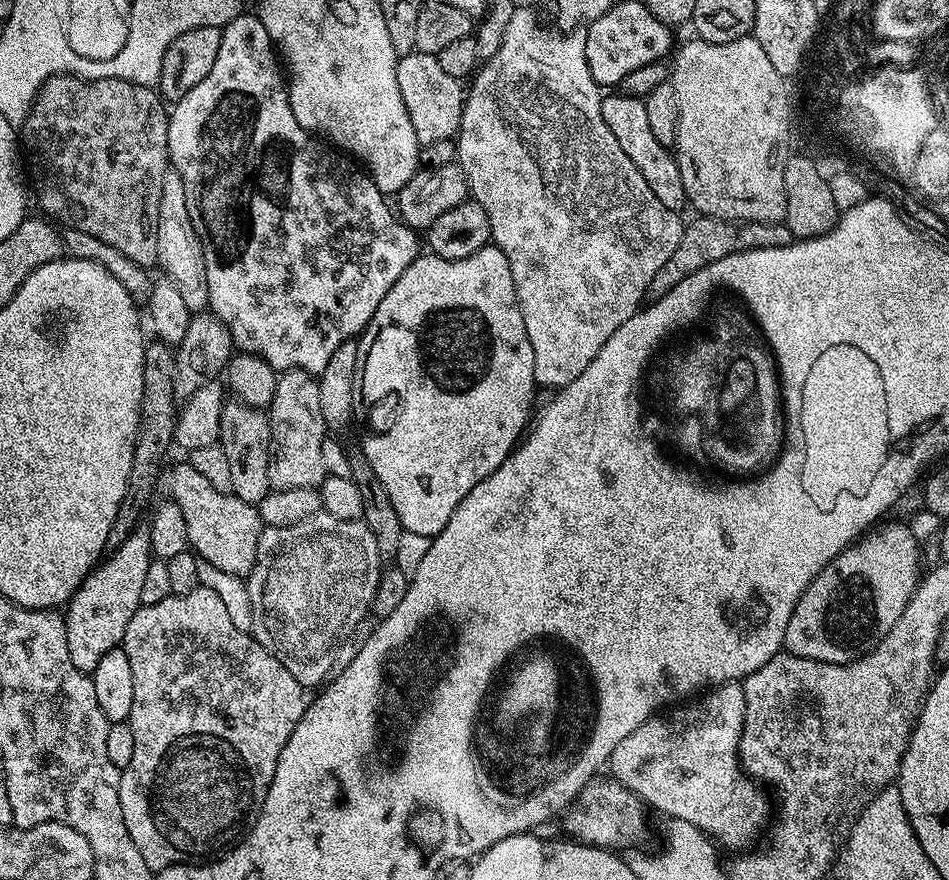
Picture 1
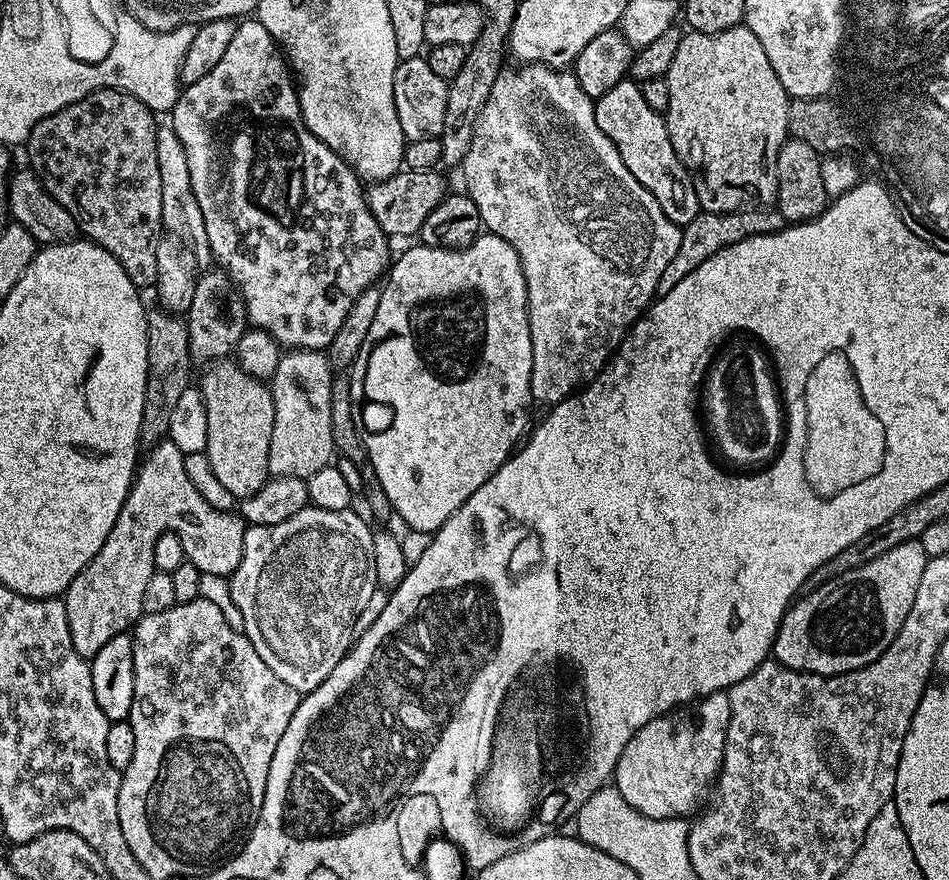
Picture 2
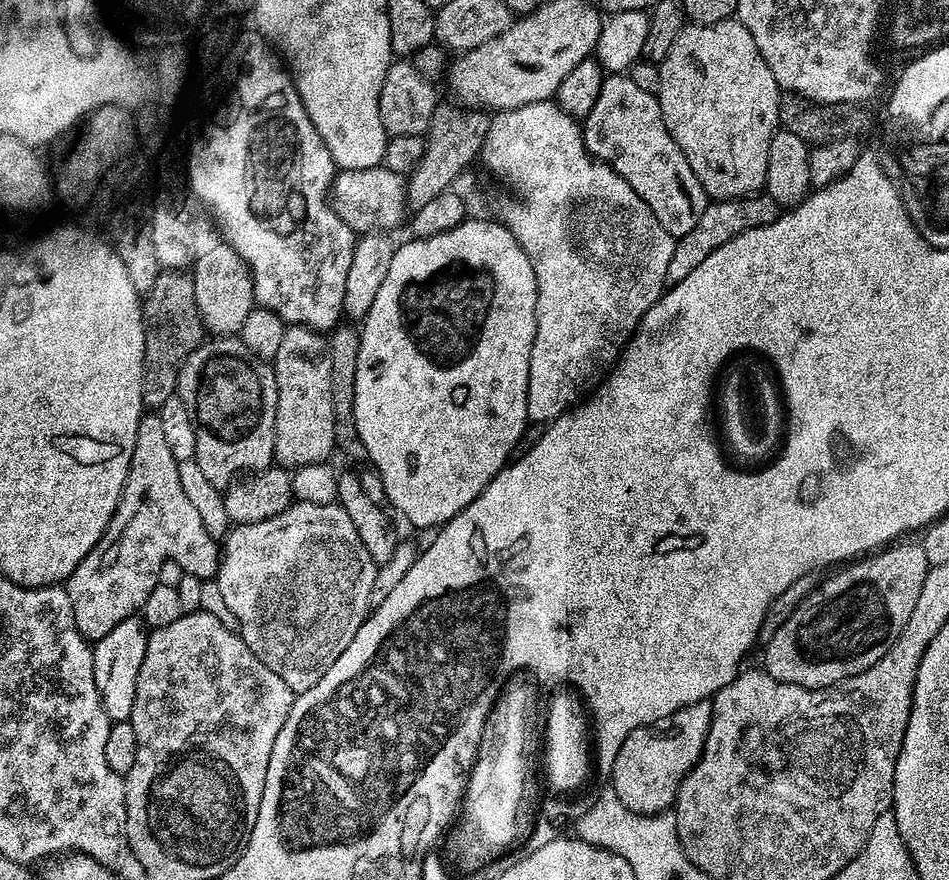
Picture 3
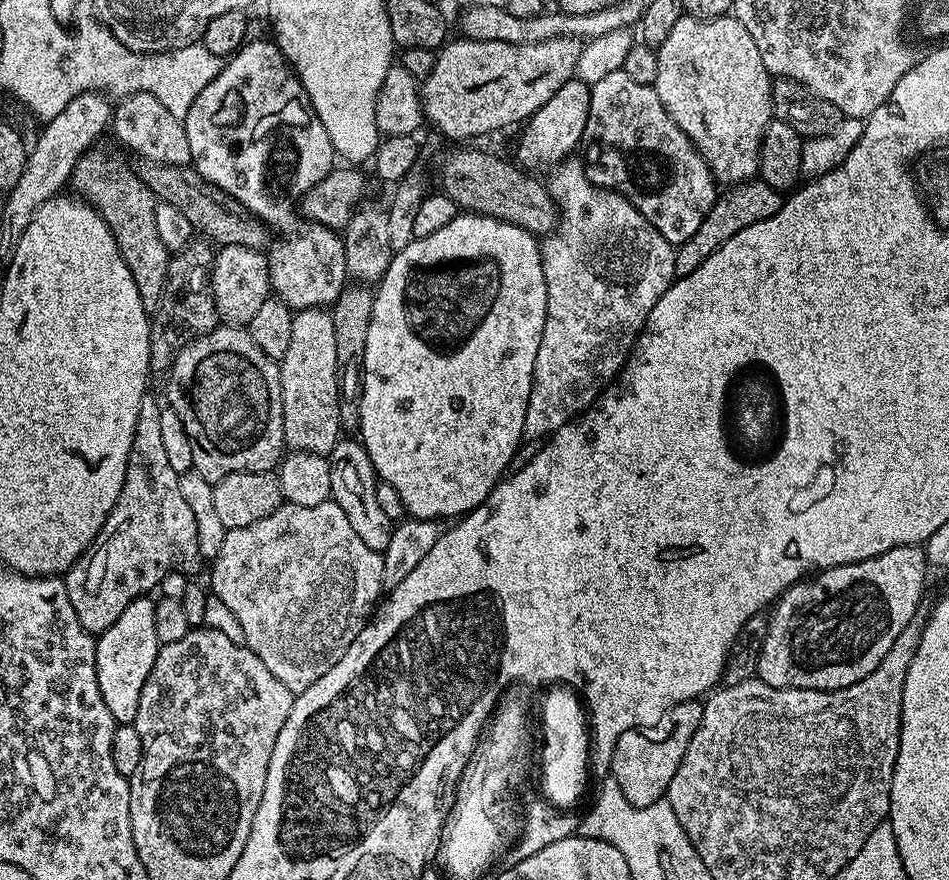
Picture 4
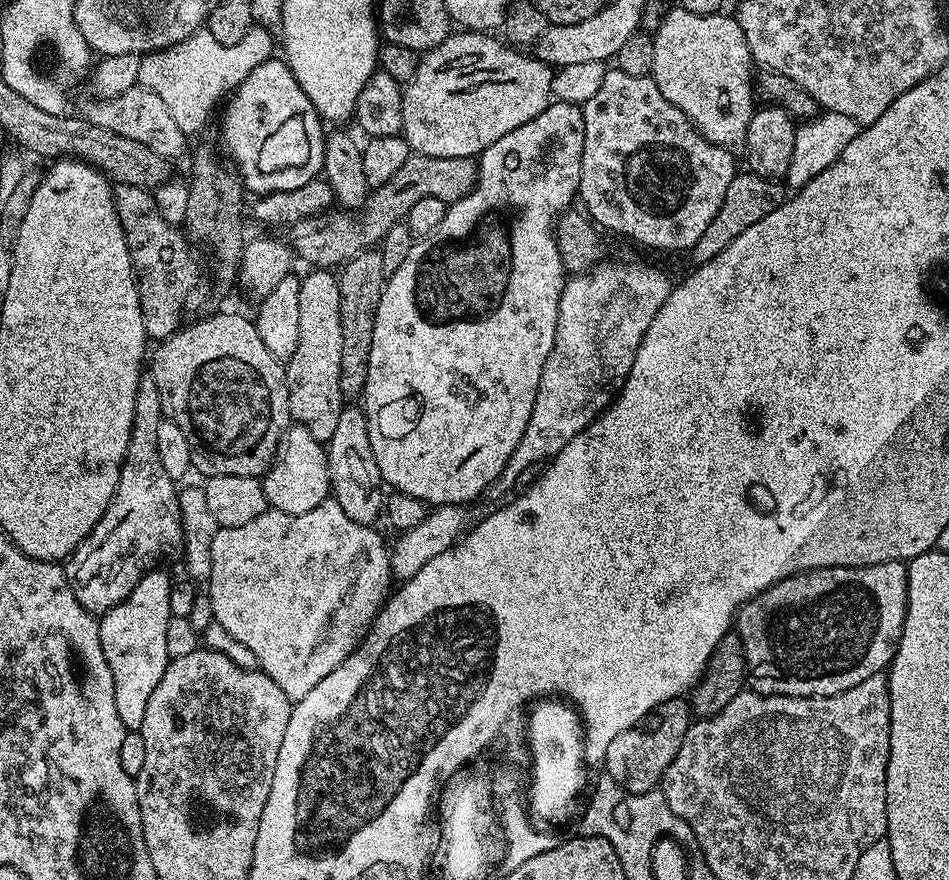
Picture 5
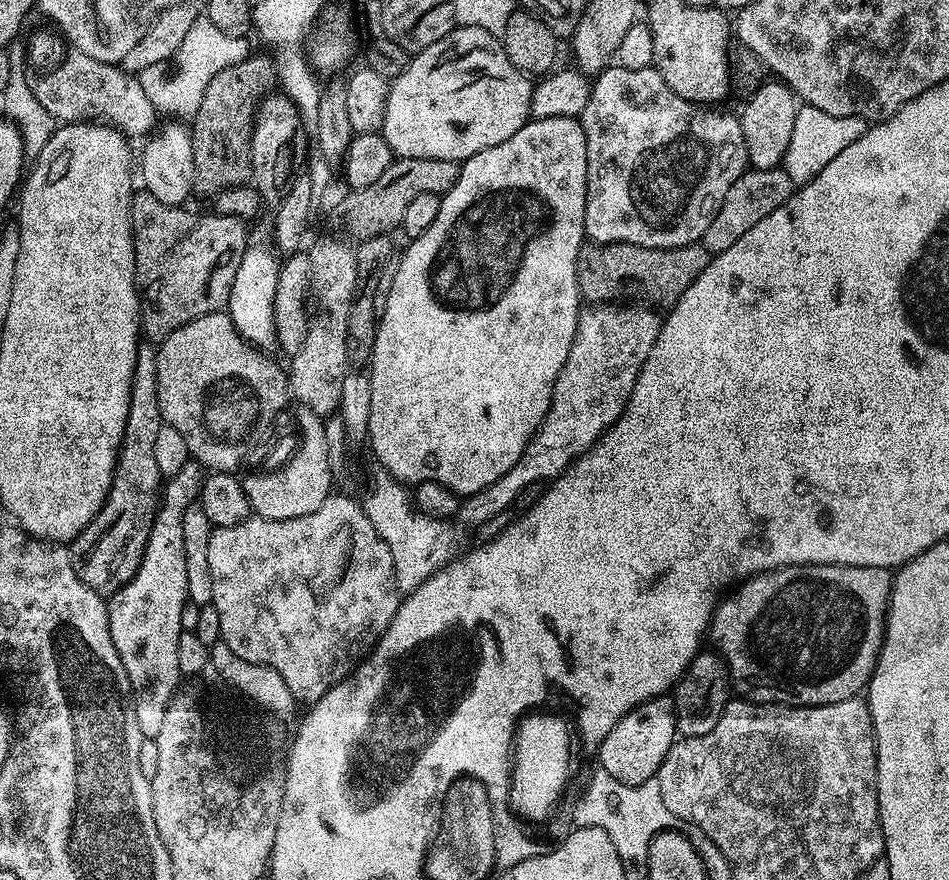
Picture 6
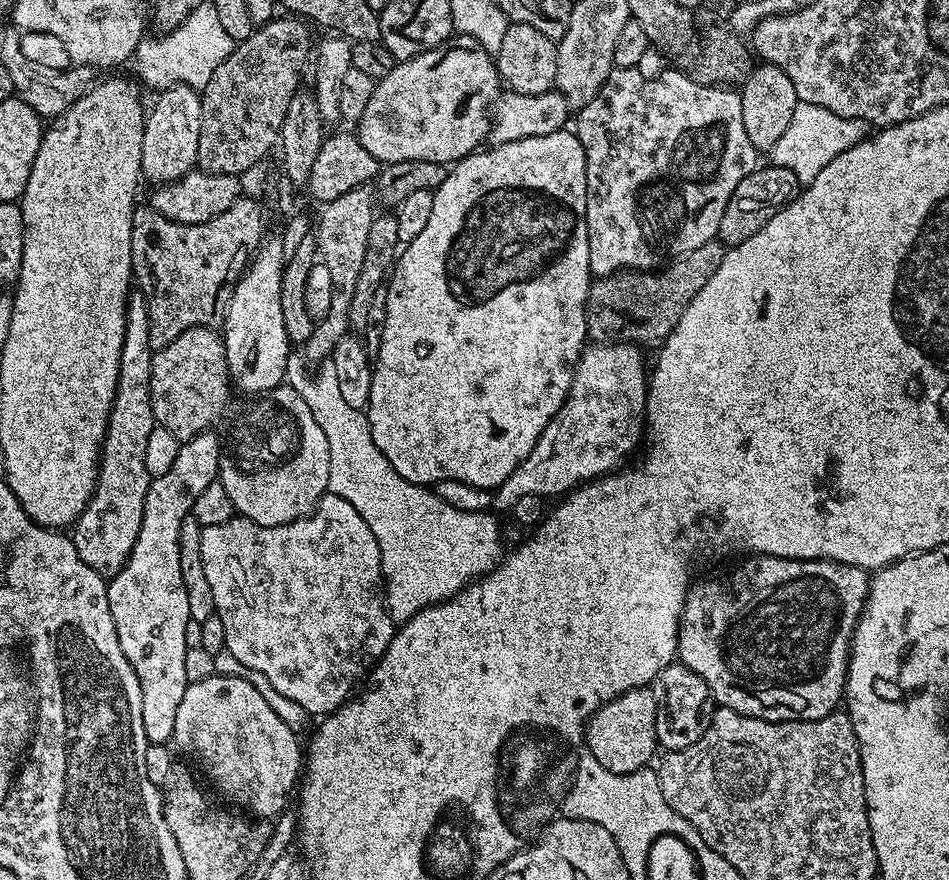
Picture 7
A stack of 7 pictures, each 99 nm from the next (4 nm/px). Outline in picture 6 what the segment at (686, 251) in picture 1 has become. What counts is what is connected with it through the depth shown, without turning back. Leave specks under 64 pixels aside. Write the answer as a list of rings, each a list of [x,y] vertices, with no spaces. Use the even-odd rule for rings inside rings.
[[[783,167],[770,170],[758,170],[757,168],[745,170],[738,178],[738,182],[730,186],[718,214],[714,214],[714,222],[706,226],[702,241],[705,250],[710,254],[730,250],[730,246],[734,246],[734,242],[738,242],[738,238],[742,238],[746,230],[754,230],[754,226],[758,226],[758,222],[762,222],[766,214],[774,214],[774,210],[778,210],[782,202],[789,200],[793,191],[794,185],[790,174],[786,174]]]

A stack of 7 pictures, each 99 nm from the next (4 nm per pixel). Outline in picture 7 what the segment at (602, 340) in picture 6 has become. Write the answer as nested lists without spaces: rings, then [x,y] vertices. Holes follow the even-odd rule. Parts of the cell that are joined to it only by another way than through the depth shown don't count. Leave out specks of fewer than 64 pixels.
[[[596,342],[591,346],[585,347],[584,352],[580,356],[580,361],[576,364],[576,373],[570,382],[570,390],[566,394],[566,402],[562,402],[558,414],[554,414],[554,418],[550,418],[550,422],[546,426],[546,430],[542,430],[542,434],[538,438],[534,450],[530,450],[530,454],[520,463],[518,470],[514,470],[514,474],[510,474],[510,478],[506,478],[506,482],[502,482],[499,488],[495,489],[492,497],[492,508],[495,509],[497,513],[511,513],[516,503],[521,501],[521,499],[527,495],[540,495],[545,498],[551,498],[551,496],[556,496],[555,498],[563,497],[565,494],[571,492],[573,488],[579,488],[581,484],[590,480],[595,480],[597,476],[606,476],[615,473],[617,469],[627,461],[624,459],[626,459],[636,447],[636,451],[641,447],[642,441],[646,436],[649,378],[649,373],[646,371],[646,364],[644,368],[643,354],[645,355],[645,353],[635,344],[600,344]]]

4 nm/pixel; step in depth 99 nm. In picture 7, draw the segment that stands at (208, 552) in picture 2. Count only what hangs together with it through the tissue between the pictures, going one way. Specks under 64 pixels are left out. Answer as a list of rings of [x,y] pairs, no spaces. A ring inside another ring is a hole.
[[[136,290],[128,297],[118,386],[100,449],[100,473],[96,479],[96,489],[70,532],[78,558],[82,558],[90,570],[105,578],[117,576],[122,566],[126,566],[130,550],[134,550],[138,530],[142,530],[142,510],[146,506],[146,490],[150,483],[146,470],[146,438],[150,438],[158,426],[150,402],[153,351],[150,346],[148,303],[143,294]]]

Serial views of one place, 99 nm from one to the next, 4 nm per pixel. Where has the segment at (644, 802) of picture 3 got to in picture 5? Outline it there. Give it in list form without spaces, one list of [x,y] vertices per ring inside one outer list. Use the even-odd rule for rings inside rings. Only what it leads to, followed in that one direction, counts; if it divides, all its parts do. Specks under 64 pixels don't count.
[[[687,699],[662,702],[647,718],[635,724],[630,730],[618,734],[606,750],[603,771],[625,792],[651,792],[664,779],[664,772],[674,762],[674,754],[686,738],[686,730],[694,722],[692,709]]]

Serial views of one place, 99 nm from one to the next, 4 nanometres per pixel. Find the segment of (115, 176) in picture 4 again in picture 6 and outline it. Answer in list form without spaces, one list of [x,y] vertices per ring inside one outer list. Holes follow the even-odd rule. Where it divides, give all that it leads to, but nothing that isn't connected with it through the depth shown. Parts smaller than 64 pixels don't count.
[[[143,190],[132,197],[132,241],[136,259],[136,286],[140,294],[140,322],[149,341],[165,340],[178,326],[194,318],[228,307],[235,272],[247,249],[249,225],[237,216],[195,216],[183,207],[158,202],[154,194]]]

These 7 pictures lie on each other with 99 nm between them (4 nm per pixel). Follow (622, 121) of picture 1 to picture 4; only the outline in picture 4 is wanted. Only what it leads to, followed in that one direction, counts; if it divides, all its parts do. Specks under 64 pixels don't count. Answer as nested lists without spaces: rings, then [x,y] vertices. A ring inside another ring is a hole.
[[[623,70],[614,74],[606,74],[602,82],[591,85],[590,114],[586,118],[584,139],[582,141],[582,160],[585,165],[591,166],[600,160],[602,167],[608,171],[613,180],[615,191],[625,196],[650,222],[662,238],[666,238],[672,245],[679,246],[702,226],[702,218],[710,214],[710,206],[714,206],[718,195],[717,181],[712,179],[712,172],[706,166],[704,159],[698,154],[696,147],[682,134],[682,130],[666,114],[666,106],[662,106],[662,98],[658,98],[655,87],[642,86],[633,82]],[[600,148],[605,152],[600,156]]]

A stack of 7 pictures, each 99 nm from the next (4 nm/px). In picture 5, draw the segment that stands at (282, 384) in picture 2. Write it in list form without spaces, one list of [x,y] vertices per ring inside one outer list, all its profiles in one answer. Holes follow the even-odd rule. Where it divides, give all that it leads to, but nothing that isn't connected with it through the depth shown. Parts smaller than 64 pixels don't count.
[[[312,270],[301,279],[298,290],[298,347],[294,358],[286,362],[284,377],[288,383],[288,410],[291,419],[306,426],[321,442],[334,434],[338,414],[346,406],[342,394],[342,306],[340,281],[332,270]]]

